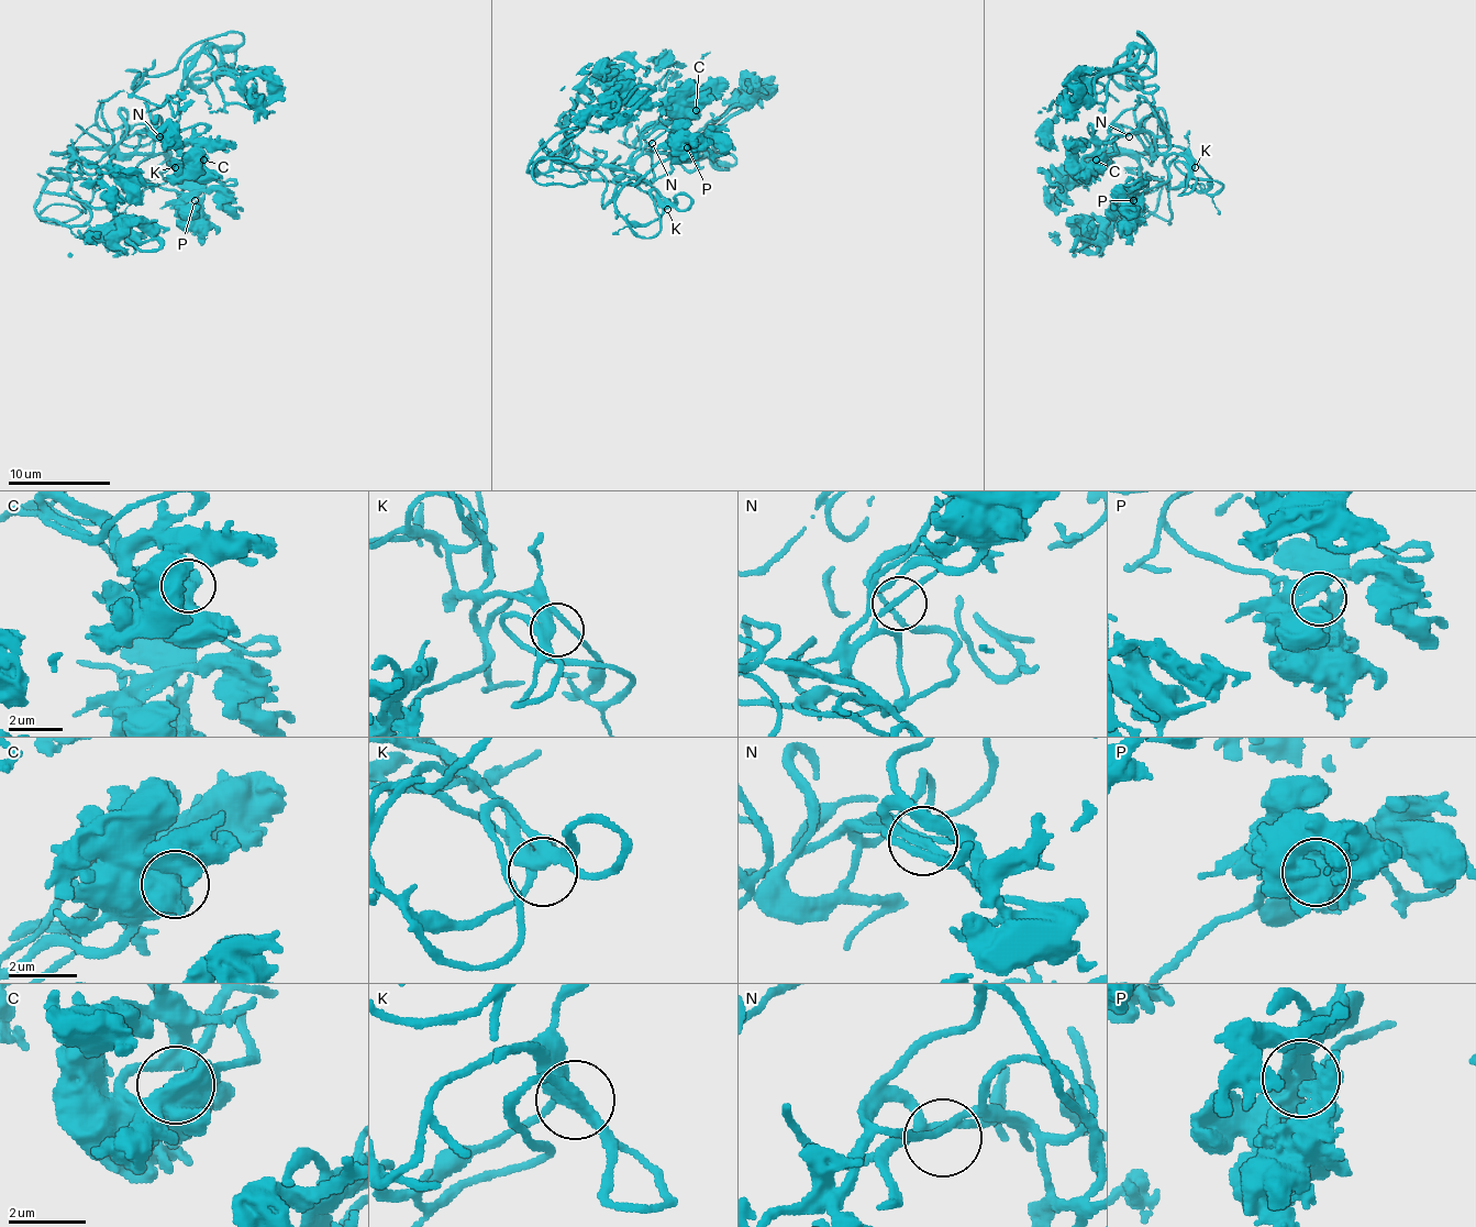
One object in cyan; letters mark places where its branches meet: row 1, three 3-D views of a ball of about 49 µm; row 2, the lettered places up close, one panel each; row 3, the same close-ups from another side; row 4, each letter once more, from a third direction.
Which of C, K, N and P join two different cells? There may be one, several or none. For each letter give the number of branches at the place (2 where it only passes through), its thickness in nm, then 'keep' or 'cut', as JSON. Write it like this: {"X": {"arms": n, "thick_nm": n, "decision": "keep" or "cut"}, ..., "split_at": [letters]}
{"C": {"arms": 1, "thick_nm": 950, "decision": "keep"}, "K": {"arms": 4, "thick_nm": 340, "decision": "keep"}, "N": {"arms": 2, "thick_nm": 170, "decision": "keep"}, "P": {"arms": 2, "thick_nm": 320, "decision": "keep"}, "split_at": []}

